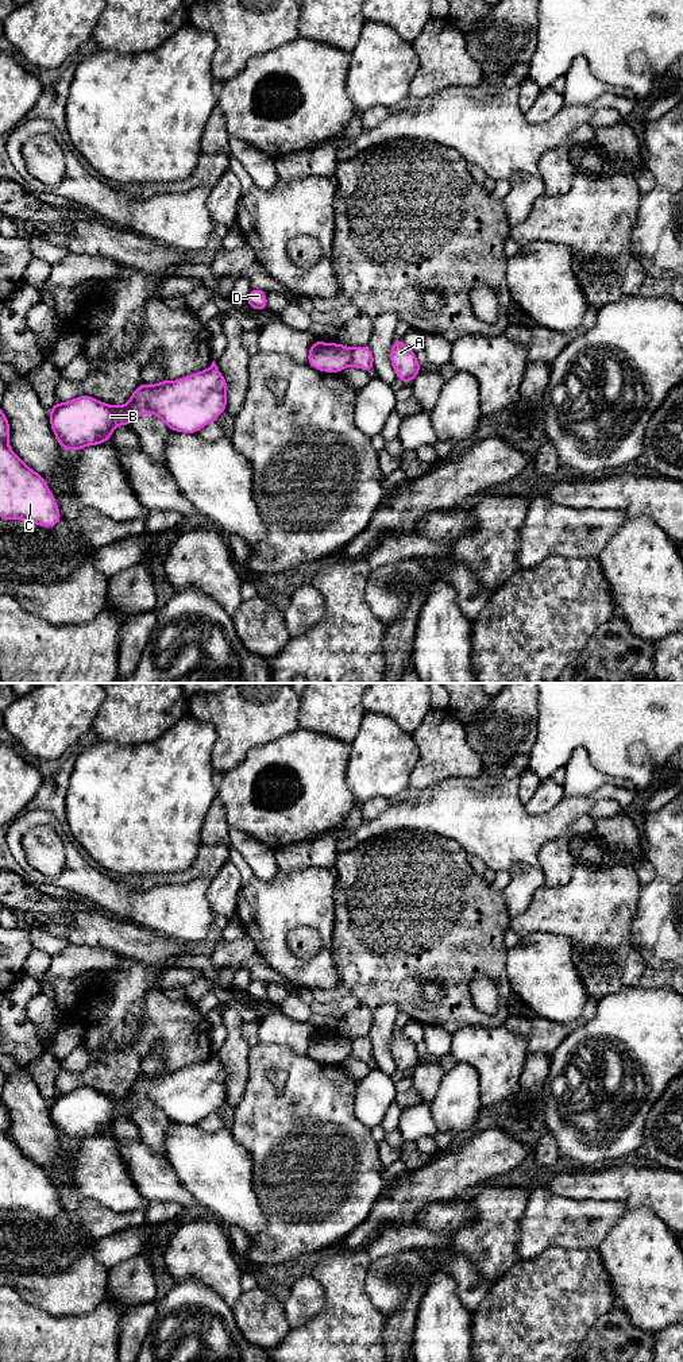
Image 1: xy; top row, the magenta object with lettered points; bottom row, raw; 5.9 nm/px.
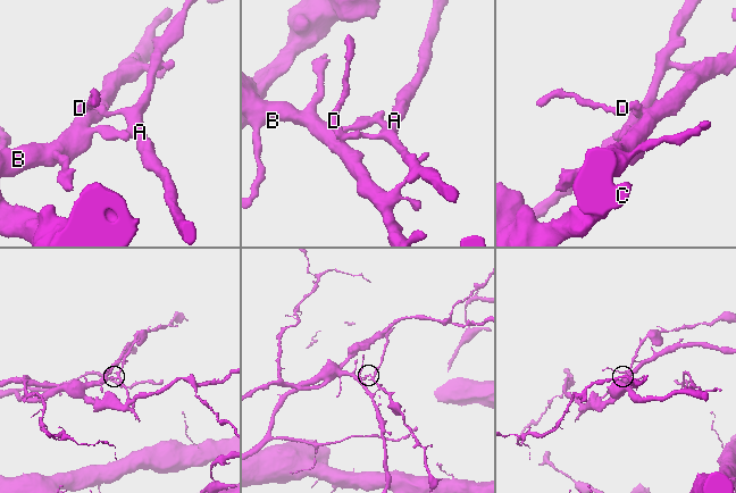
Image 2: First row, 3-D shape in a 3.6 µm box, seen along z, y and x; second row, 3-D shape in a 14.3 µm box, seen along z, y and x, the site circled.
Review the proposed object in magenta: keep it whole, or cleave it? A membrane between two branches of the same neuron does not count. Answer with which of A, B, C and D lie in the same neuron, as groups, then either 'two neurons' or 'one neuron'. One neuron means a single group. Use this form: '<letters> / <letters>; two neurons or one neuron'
A C / B D; two neurons

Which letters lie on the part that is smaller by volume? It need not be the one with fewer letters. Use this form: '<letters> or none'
A, C

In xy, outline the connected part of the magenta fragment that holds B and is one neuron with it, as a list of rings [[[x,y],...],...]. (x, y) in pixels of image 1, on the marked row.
[[[215,360],[211,367],[192,375],[148,386],[140,383],[127,404],[112,406],[90,396],[80,396],[67,402],[55,402],[50,408],[50,427],[62,450],[80,451],[86,445],[104,444],[120,424],[130,428],[130,423],[144,413],[158,416],[170,431],[197,433],[202,427],[216,421],[227,409],[227,381]]]

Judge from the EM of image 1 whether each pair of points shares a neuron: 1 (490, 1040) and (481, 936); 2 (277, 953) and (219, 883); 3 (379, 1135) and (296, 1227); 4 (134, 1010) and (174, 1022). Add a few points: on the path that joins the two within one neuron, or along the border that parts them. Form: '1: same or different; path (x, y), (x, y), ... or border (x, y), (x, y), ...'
1: different; border (502, 1025), (492, 1027), (465, 1025), (458, 1030)
2: different; border (242, 884), (238, 892), (235, 914)
3: different; border (370, 1129), (371, 1137), (378, 1143)
4: different; border (154, 987), (146, 994), (142, 1029), (131, 1042)

